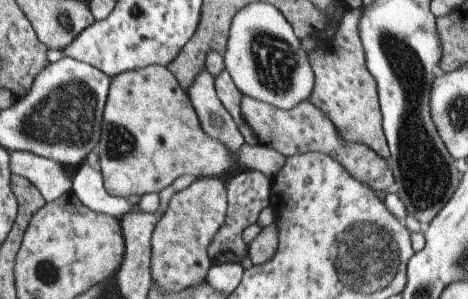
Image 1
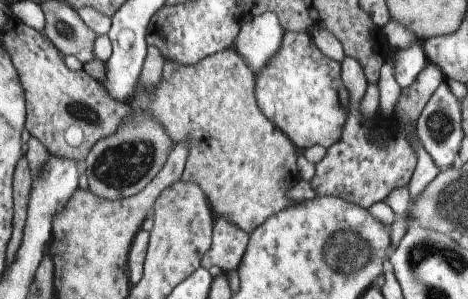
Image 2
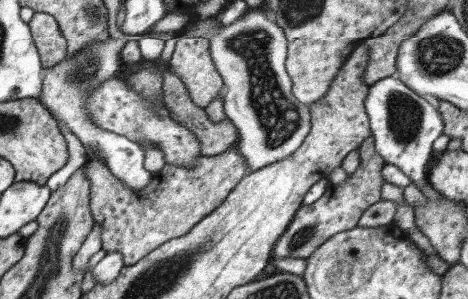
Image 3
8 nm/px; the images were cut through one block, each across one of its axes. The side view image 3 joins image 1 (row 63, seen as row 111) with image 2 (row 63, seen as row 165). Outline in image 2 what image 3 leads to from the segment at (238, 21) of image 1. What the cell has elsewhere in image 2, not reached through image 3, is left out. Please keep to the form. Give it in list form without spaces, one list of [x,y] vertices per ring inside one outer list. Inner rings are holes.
[[[273,12],[247,18],[235,36],[233,50],[243,58],[245,66],[259,76],[271,66],[279,50],[283,50],[285,28]]]

